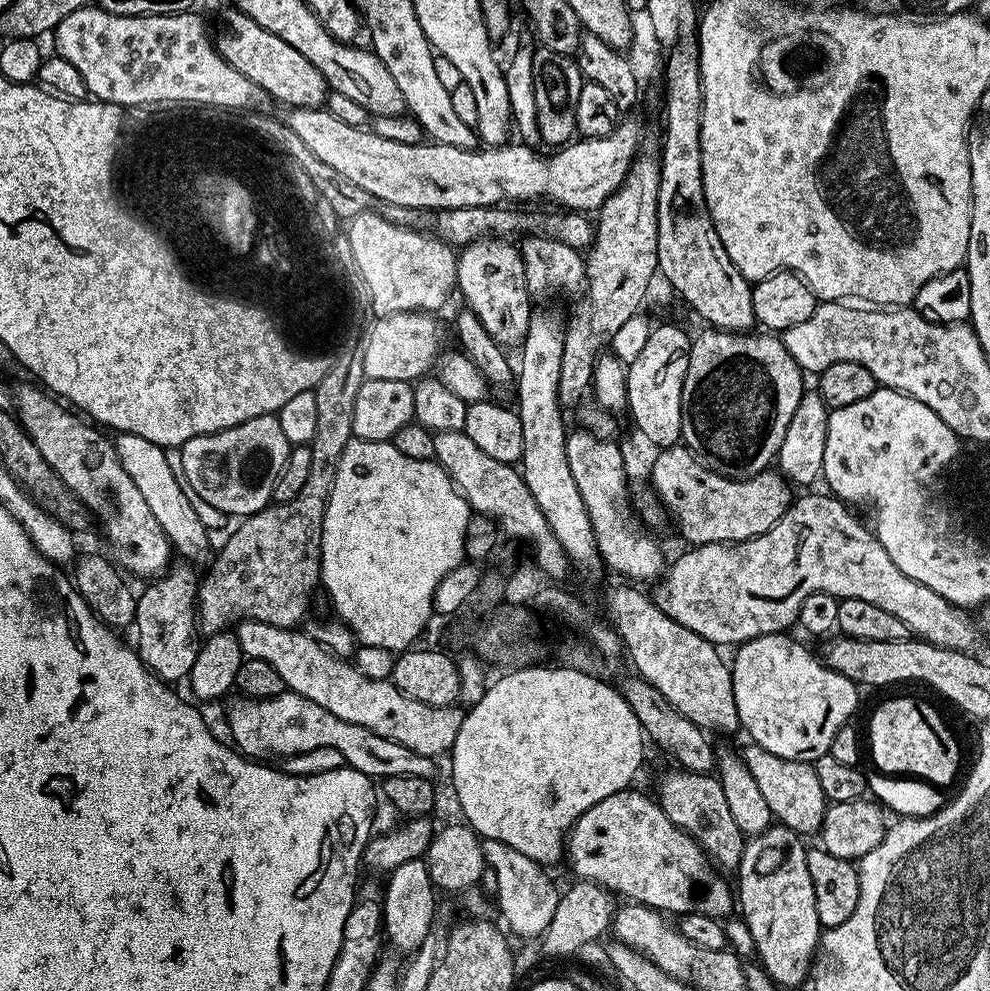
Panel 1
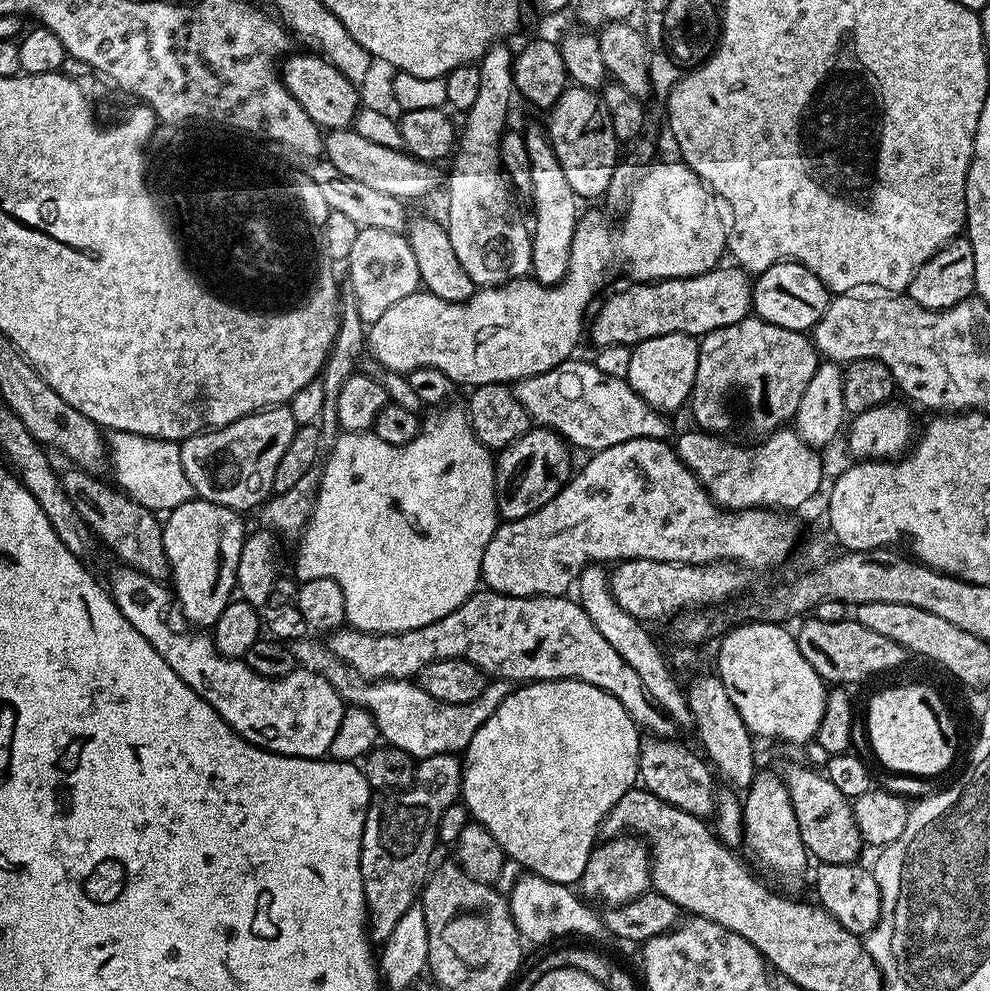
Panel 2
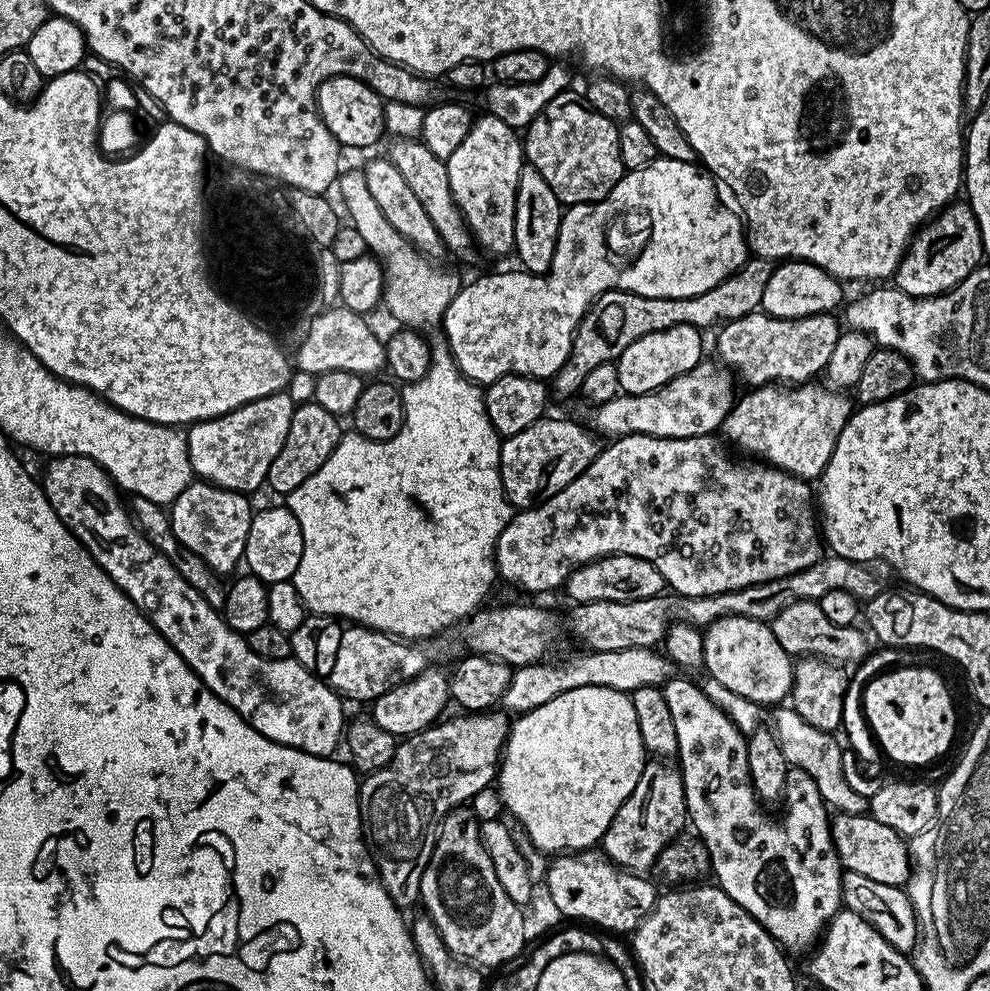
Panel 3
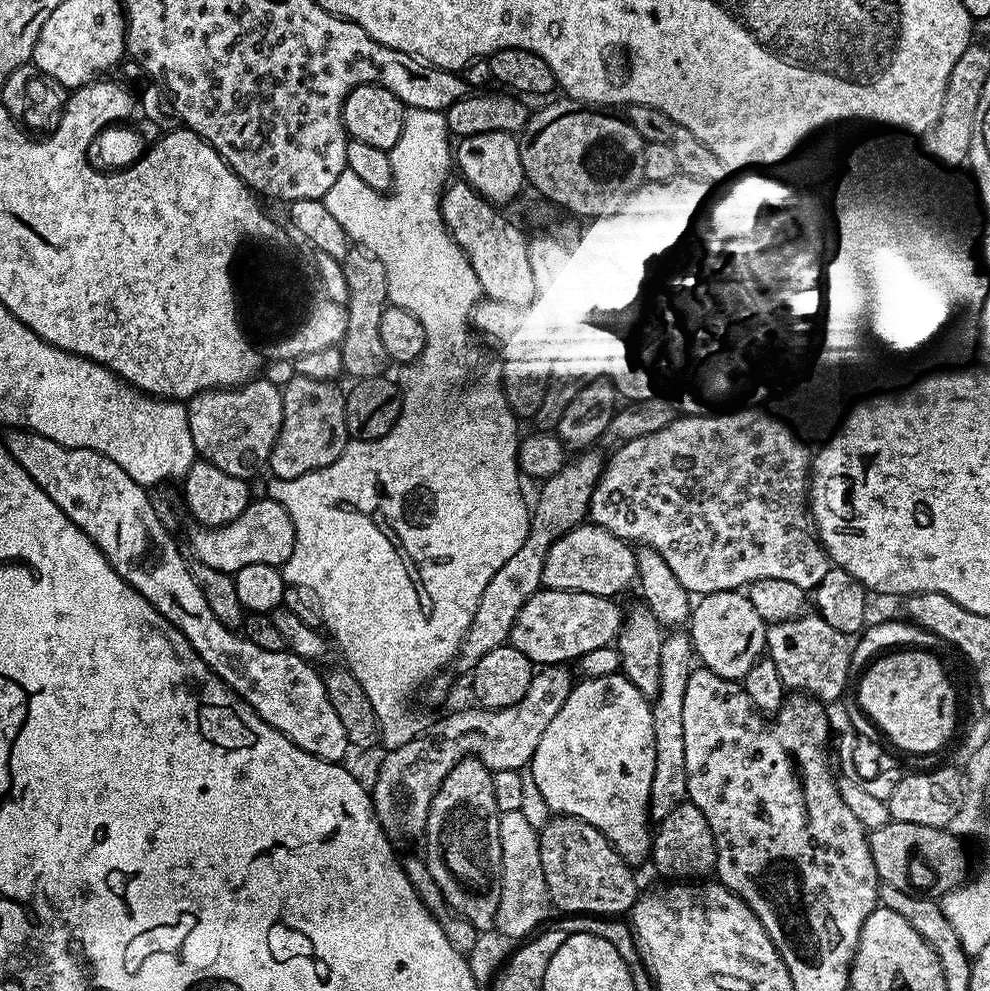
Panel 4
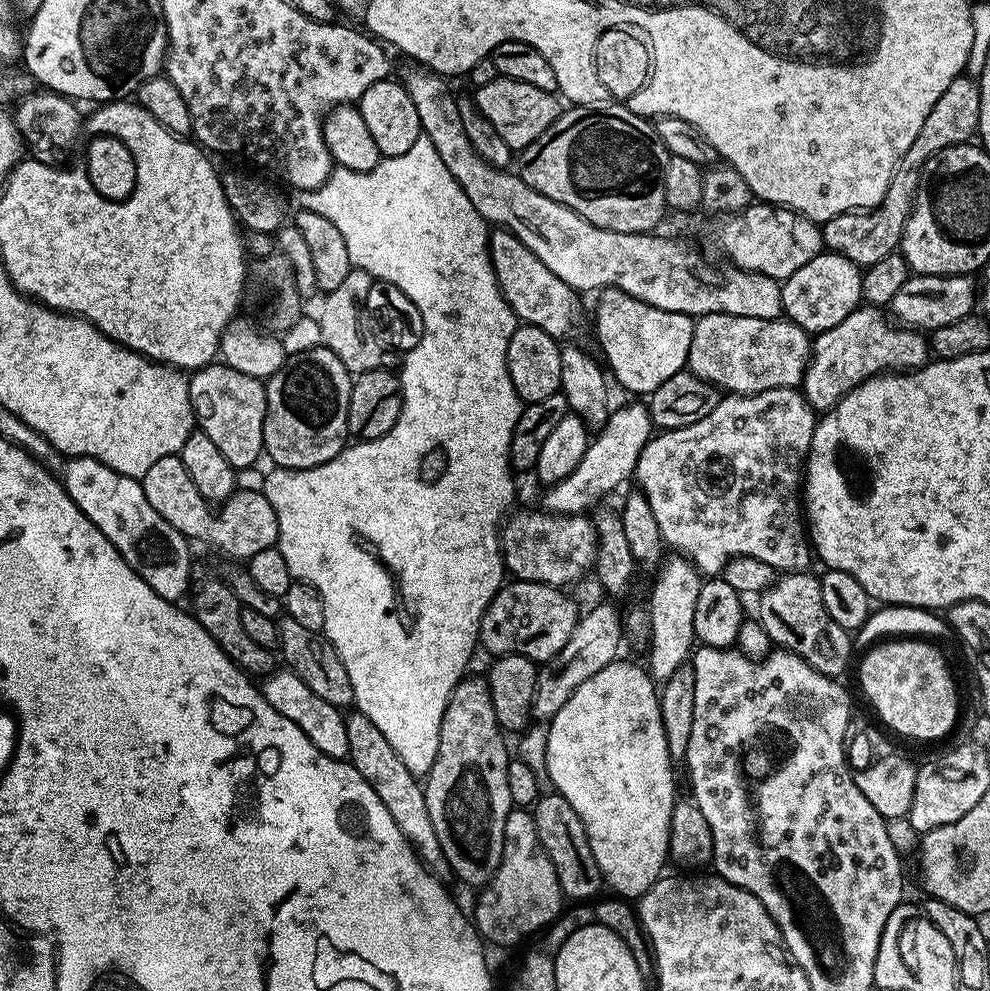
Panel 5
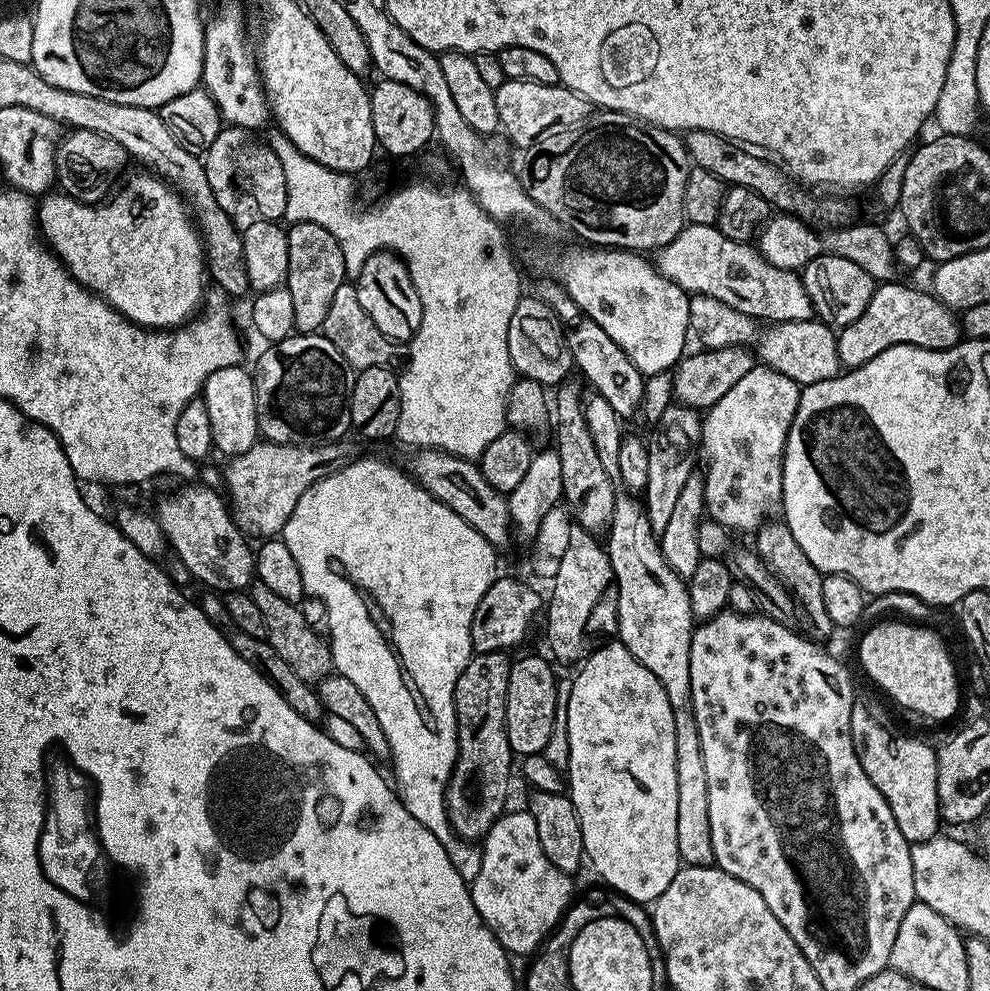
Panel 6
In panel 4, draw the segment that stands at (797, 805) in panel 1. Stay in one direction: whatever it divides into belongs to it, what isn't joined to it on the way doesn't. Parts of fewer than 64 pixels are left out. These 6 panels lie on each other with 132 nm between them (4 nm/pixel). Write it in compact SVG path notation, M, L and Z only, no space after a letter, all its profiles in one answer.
M894 819L880 829L872 830L868 838L870 854L874 858L881 885L904 888L908 880L908 859L911 858L912 851L916 851L932 867L933 874L940 879L941 893L951 892L953 888L959 888L969 879L968 856L960 849L960 844L961 841L953 836L951 831L918 826L914 822L898 822Z

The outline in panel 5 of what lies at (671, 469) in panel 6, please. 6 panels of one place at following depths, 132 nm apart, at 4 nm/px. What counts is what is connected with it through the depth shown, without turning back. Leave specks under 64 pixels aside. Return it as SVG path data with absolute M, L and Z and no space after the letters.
M596 604L588 613L581 615L574 626L574 634L570 634L570 642L554 654L554 658L543 661L536 673L536 689L532 703L532 715L537 721L550 722L570 702L570 694L586 682L586 678L594 678L598 670L610 666L612 661L621 655L620 639L625 639L626 629L619 612L612 604Z

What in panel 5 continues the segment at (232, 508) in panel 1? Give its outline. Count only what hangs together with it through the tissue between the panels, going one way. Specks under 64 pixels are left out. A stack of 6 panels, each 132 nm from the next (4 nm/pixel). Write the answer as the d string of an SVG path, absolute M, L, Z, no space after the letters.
M213 362L191 373L188 389L195 427L213 440L214 446L218 446L218 451L222 453L222 458L226 458L226 462L230 462L232 468L243 470L250 467L256 459L261 459L264 450L264 419L266 418L265 381L250 378L250 374L242 374L239 370L230 370L230 366L222 362Z

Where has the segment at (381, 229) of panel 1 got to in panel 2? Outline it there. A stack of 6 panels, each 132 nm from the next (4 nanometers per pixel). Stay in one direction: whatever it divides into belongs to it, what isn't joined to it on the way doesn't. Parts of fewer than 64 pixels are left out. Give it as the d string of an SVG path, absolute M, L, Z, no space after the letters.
M361 228L354 246L346 254L350 291L356 299L358 314L365 325L371 326L386 310L420 287L418 262L414 262L414 250L410 250L407 235L390 230Z

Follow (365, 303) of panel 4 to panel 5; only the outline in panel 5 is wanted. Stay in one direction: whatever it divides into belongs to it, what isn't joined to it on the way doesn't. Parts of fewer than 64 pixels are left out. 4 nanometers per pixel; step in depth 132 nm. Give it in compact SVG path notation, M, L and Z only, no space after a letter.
M352 267L346 274L346 279L323 297L324 305L318 313L322 330L321 345L338 354L342 366L346 366L346 370L353 374L369 372L385 363L386 349L366 327L364 314L366 294L370 294L370 286L373 282L372 276L366 269Z

